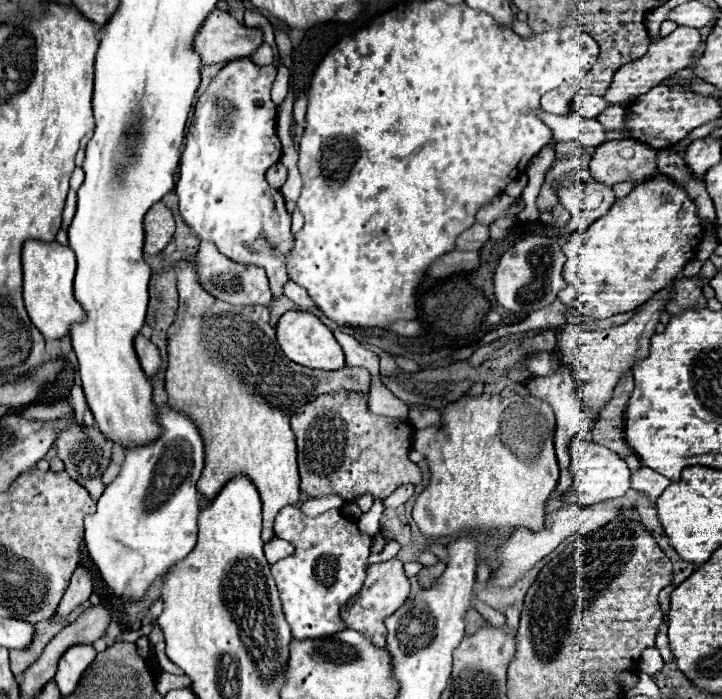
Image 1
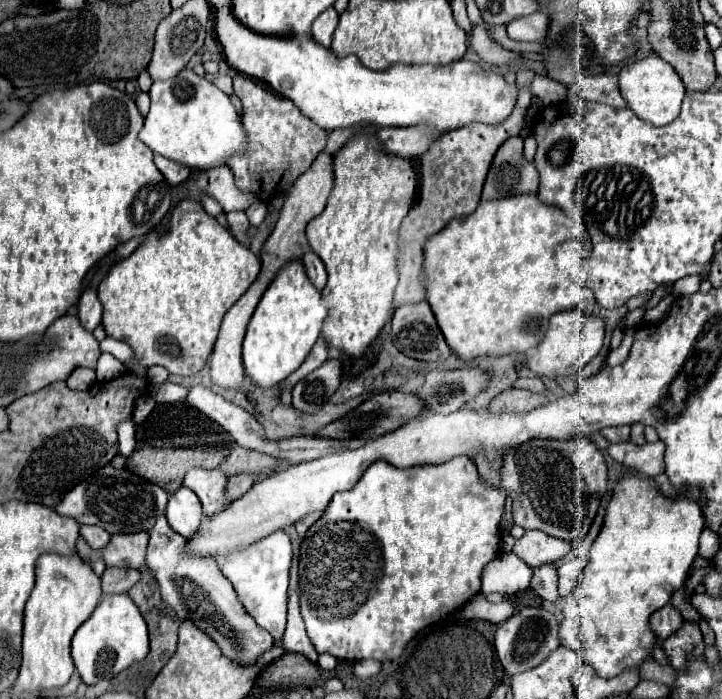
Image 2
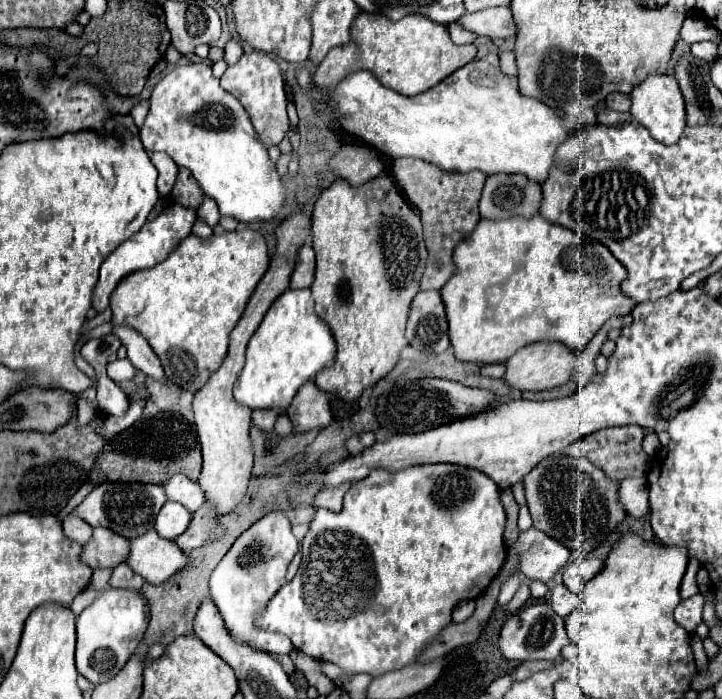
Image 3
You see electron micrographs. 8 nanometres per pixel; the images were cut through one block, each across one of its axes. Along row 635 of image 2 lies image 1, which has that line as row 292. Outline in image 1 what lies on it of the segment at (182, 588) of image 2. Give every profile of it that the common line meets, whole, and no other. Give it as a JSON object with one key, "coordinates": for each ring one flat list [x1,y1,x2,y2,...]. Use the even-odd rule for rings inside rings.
{"coordinates":[[200,242,198,254,196,254,196,274,198,282,204,290,208,290,214,298,240,304,240,306,266,306,272,300,270,284,266,278,266,272,258,266,244,266,238,262,228,260,224,254,218,252,218,248,212,242]]}

